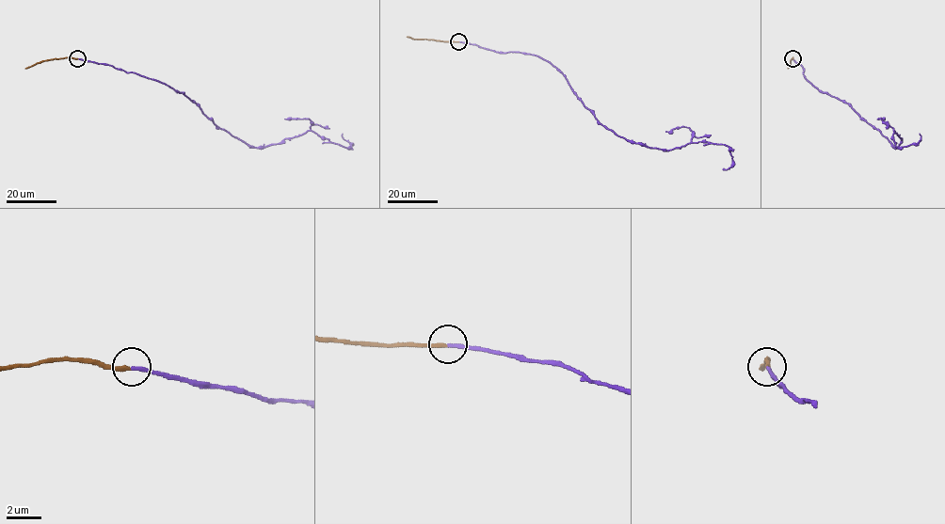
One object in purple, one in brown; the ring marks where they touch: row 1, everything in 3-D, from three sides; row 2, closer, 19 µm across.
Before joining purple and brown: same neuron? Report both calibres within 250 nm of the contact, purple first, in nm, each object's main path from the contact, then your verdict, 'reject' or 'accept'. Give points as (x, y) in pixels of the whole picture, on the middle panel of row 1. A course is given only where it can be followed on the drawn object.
calibres 220 and 220 nm; course purple (459, 41), (550, 61), (601, 124), (635, 143), (664, 150), (702, 141), (727, 145), (731, 166), (724, 167); course brown (459, 41), (407, 37); accept

